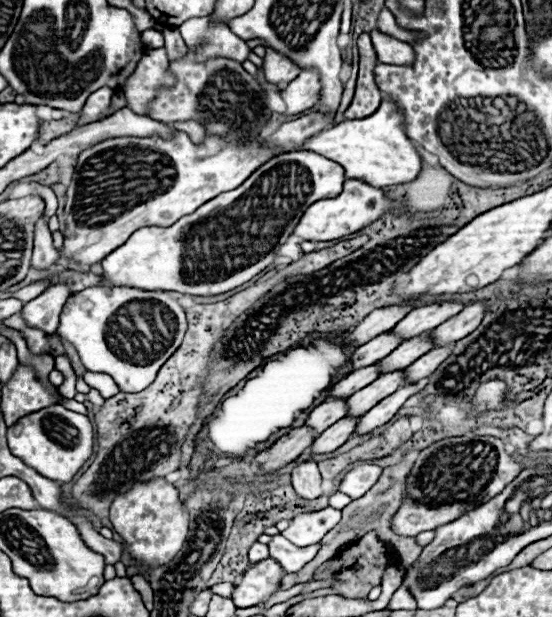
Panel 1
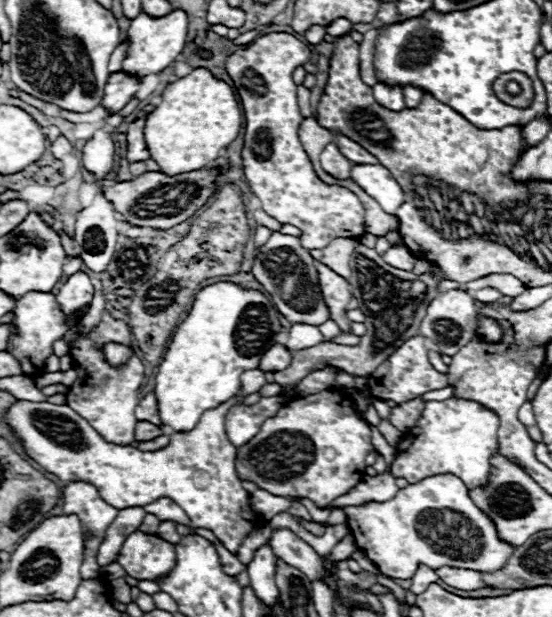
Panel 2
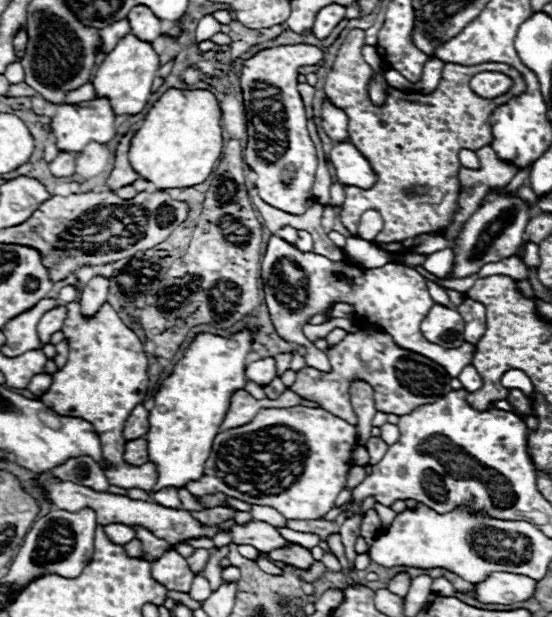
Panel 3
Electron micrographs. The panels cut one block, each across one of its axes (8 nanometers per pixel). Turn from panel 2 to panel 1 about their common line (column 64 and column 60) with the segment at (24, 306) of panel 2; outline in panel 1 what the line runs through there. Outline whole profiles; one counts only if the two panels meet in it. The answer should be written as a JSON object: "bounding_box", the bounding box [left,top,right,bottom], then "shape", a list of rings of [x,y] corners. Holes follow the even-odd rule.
{"bounding_box":[56,286,186,394],"shape":[[[92,286],[68,298],[56,332],[74,344],[86,370],[110,374],[122,392],[134,394],[154,382],[162,364],[182,344],[186,314],[168,292]]]}

